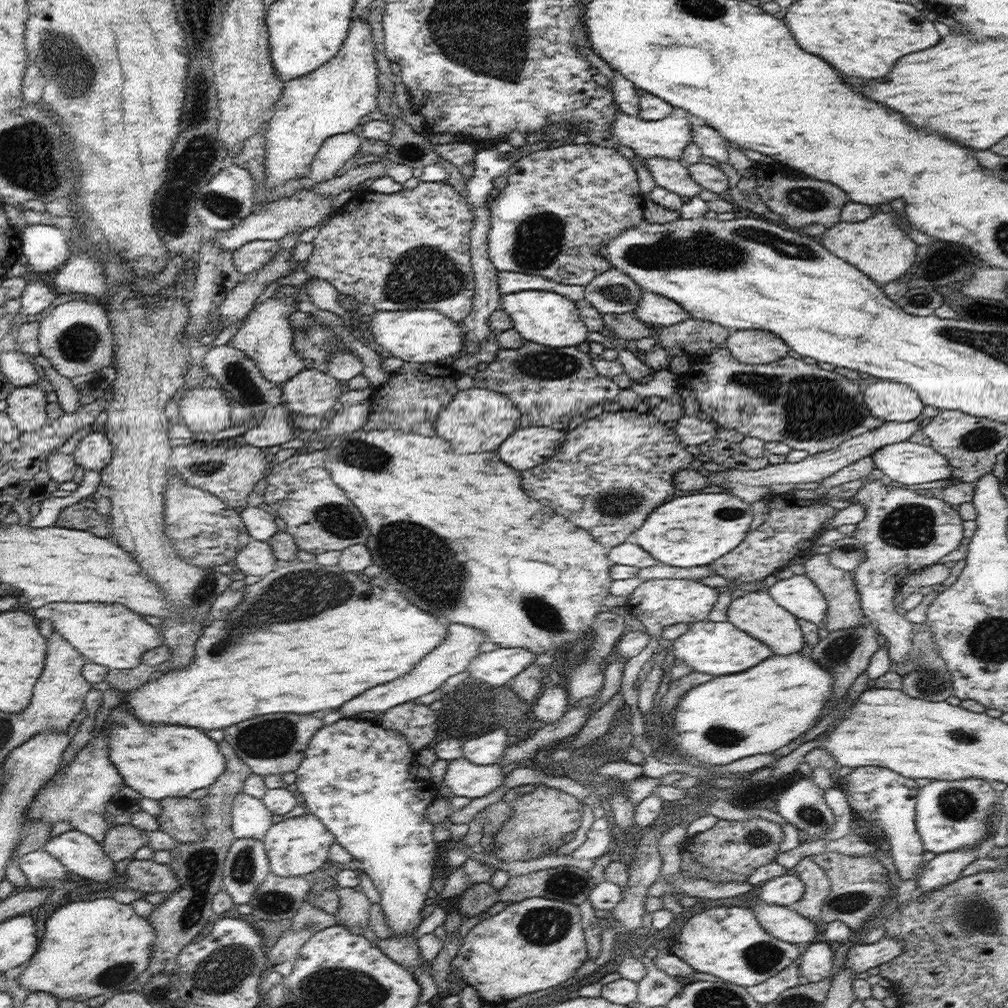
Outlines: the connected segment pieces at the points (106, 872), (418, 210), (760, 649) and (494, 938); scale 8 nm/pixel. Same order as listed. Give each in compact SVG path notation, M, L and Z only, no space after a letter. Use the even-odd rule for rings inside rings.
M74 828L52 837L44 848L57 858L68 872L76 873L87 880L104 883L121 877L115 873L115 862L108 858L101 843Z
M420 181L414 190L400 190L400 192L394 192L394 194L382 194L370 190L355 190L352 199L338 209L327 223L322 225L321 231L312 242L312 255L303 265L303 269L309 276L317 276L333 284L339 294L353 296L359 304L371 304L377 311L426 310L433 308L447 316L450 320L459 323L472 310L475 293L475 272L471 265L469 237L473 220L474 215L467 198L460 196L447 182Z
M709 619L692 623L689 629L673 642L673 654L691 666L693 672L712 674L734 674L748 670L766 660L773 652L763 642L740 630L730 621L712 622Z
M540 896L509 904L499 914L485 918L470 929L454 960L460 962L459 970L463 978L478 991L486 1005L506 1004L519 996L538 990L559 988L573 980L576 970L588 960L580 908L568 902L547 900Z

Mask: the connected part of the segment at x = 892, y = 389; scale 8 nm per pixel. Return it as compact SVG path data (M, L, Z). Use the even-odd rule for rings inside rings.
M879 379L862 394L868 411L882 421L910 422L922 415L922 400L906 384Z

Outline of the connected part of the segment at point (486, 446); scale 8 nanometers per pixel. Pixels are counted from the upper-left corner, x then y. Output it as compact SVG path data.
M473 387L456 392L448 408L438 414L436 430L438 430L438 436L450 440L452 448L460 454L490 452L490 450L498 450L498 446L510 434L514 434L520 418L520 410L508 400L508 396L485 388Z

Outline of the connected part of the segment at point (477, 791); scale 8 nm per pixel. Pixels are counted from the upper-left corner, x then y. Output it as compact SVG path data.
M463 756L449 761L443 782L447 784L455 796L478 798L486 796L504 784L502 766L498 763L478 765Z

